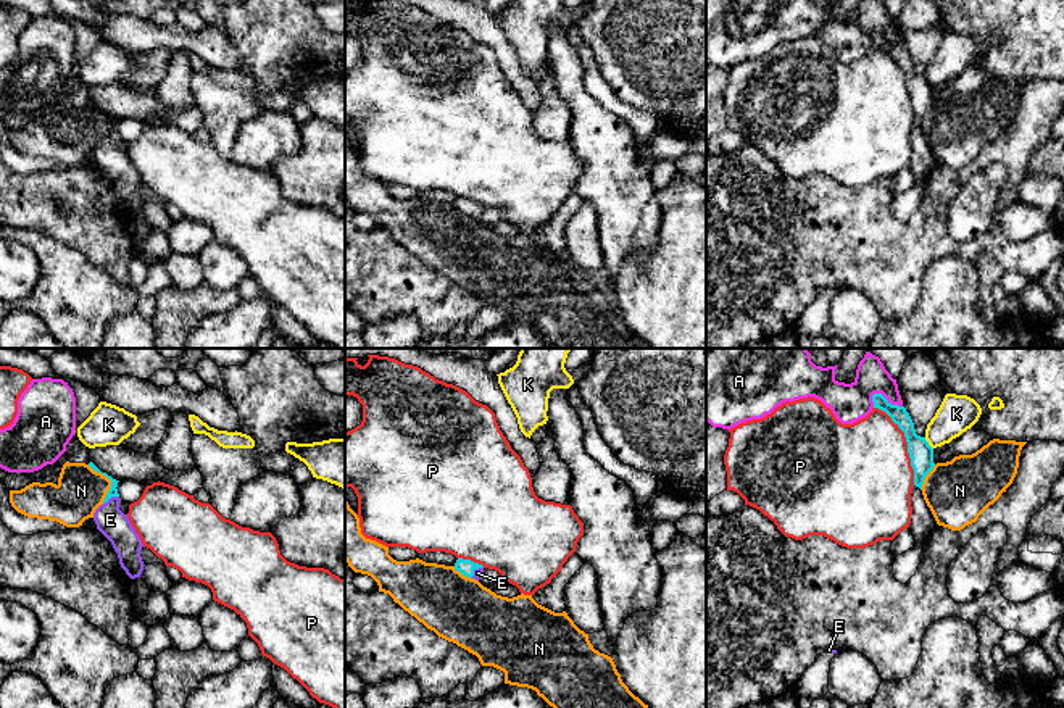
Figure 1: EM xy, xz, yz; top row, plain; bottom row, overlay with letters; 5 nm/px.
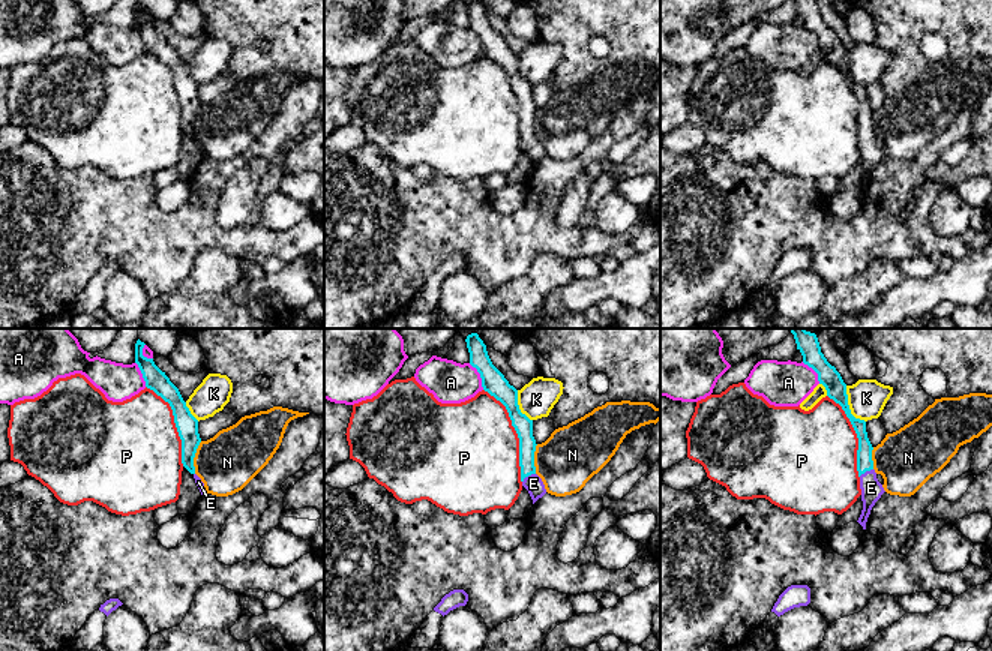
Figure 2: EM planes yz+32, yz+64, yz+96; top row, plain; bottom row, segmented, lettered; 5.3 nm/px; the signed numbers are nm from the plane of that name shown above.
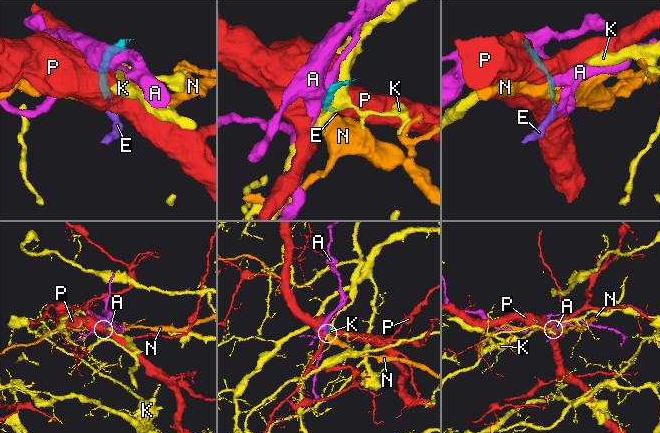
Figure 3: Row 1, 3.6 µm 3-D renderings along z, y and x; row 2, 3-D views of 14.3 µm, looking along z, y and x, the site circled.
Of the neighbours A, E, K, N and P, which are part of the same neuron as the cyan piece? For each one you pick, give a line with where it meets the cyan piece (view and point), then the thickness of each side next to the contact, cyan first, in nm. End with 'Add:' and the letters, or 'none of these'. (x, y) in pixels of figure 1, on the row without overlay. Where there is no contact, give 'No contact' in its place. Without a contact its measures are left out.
E: Touches cyan at xy (110, 136). Thickness 50 nm (cyan) against 150 nm
Add: E

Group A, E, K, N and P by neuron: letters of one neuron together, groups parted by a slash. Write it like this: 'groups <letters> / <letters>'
groups A / E / K / N / P

